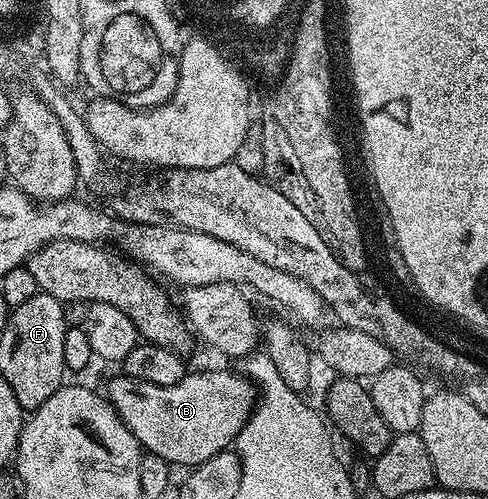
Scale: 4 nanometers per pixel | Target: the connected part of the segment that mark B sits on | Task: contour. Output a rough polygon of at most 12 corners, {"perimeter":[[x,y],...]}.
{"perimeter":[[244,374],[171,387],[110,379],[145,453],[186,469],[228,450],[253,413]]}

